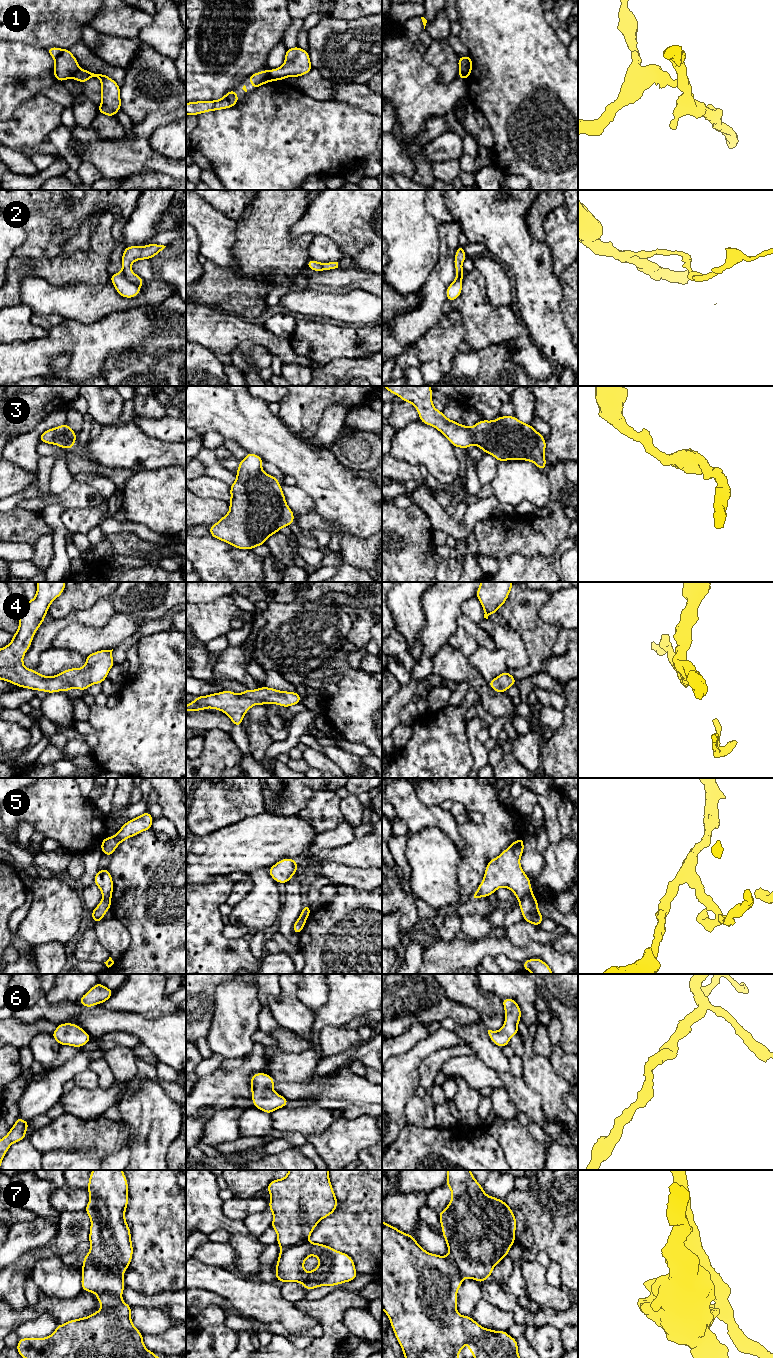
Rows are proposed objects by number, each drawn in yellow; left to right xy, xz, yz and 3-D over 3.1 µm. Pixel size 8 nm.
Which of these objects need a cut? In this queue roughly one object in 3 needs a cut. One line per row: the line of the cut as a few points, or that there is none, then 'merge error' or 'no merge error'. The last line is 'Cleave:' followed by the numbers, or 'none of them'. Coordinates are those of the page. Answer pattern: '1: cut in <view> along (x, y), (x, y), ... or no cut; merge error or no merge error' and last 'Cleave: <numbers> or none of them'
1: cut in xz along (268, 70), (272, 80); merge error
2: cut in xy along (122, 270), (124, 275), (138, 286); merge error
3: no cut; no merge error
4: no cut; no merge error
5: cut in yz along (531, 891), (519, 902); merge error
6: no cut; no merge error
7: cut in xy along (85, 1256), (122, 1278); merge error
Cleave: 1, 2, 5, 7

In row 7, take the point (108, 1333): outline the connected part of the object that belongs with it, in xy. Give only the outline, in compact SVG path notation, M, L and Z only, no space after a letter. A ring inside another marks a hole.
M83 1257L81 1291L95 1293L102 1308L88 1317L69 1320L63 1325L58 1324L54 1333L45 1338L20 1338L16 1347L22 1358L158 1358L154 1352L149 1351L143 1343L143 1334L132 1324L131 1310L122 1300L125 1288L123 1278L110 1270L98 1266L94 1261Z

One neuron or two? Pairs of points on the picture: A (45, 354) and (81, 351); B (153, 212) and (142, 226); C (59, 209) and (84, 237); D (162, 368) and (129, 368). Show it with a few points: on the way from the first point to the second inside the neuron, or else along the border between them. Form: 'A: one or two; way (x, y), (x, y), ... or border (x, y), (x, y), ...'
A: one; way (54, 345), (72, 345)
B: one; way (150, 215), (142, 223)
C: two; border (89, 214), (81, 223), (79, 230), (62, 248)
D: one; way (154, 368), (137, 368)

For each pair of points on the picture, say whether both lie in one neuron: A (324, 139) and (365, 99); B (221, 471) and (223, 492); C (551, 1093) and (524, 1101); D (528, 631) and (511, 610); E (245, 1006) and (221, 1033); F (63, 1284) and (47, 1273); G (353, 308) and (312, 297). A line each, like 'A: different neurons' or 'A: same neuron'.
A: different neurons
B: different neurons
C: different neurons
D: same neuron
E: same neuron
F: same neuron
G: same neuron

